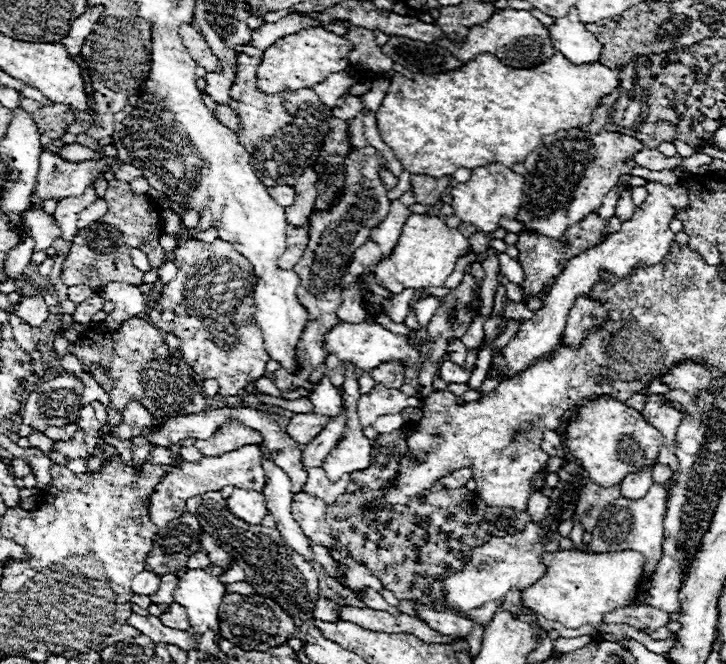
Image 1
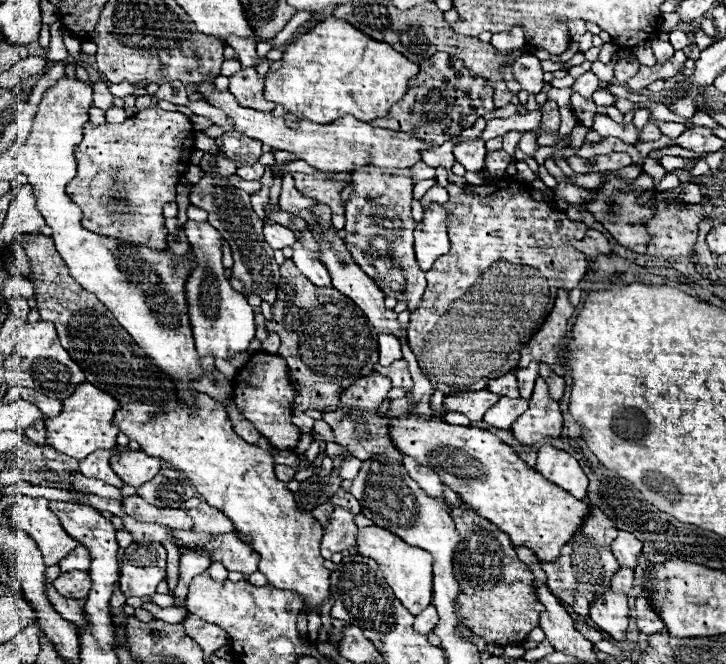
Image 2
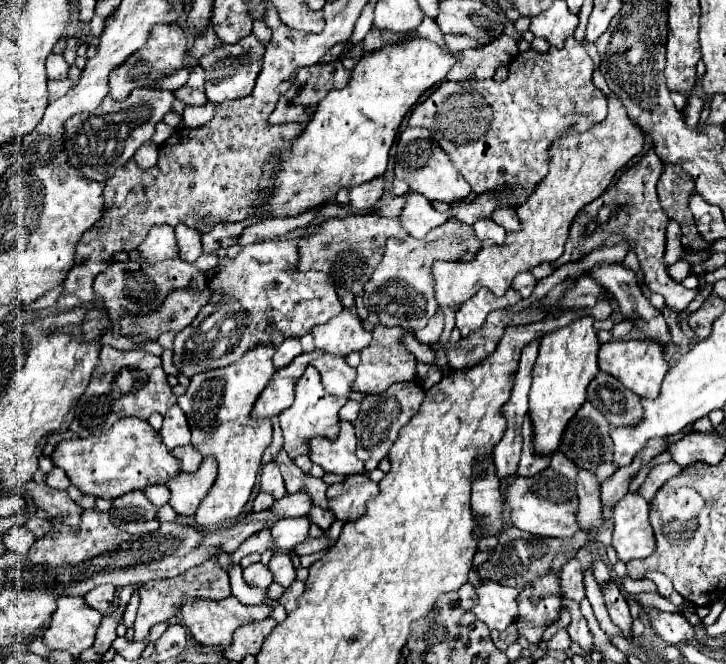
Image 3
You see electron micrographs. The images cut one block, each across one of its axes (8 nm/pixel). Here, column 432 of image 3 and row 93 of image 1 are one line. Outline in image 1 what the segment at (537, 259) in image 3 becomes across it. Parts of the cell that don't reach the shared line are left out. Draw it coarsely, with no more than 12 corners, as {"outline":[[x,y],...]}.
{"outline":[[324,28],[264,50],[264,94],[312,88],[348,66],[352,44]]}

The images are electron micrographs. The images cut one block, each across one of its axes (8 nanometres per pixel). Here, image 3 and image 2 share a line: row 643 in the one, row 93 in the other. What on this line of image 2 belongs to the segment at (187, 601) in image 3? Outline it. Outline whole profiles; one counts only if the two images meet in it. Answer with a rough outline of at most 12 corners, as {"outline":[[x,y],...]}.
{"outline":[[214,78],[198,94],[234,130],[322,172],[410,168],[424,140],[346,116],[336,124],[244,108]]}

